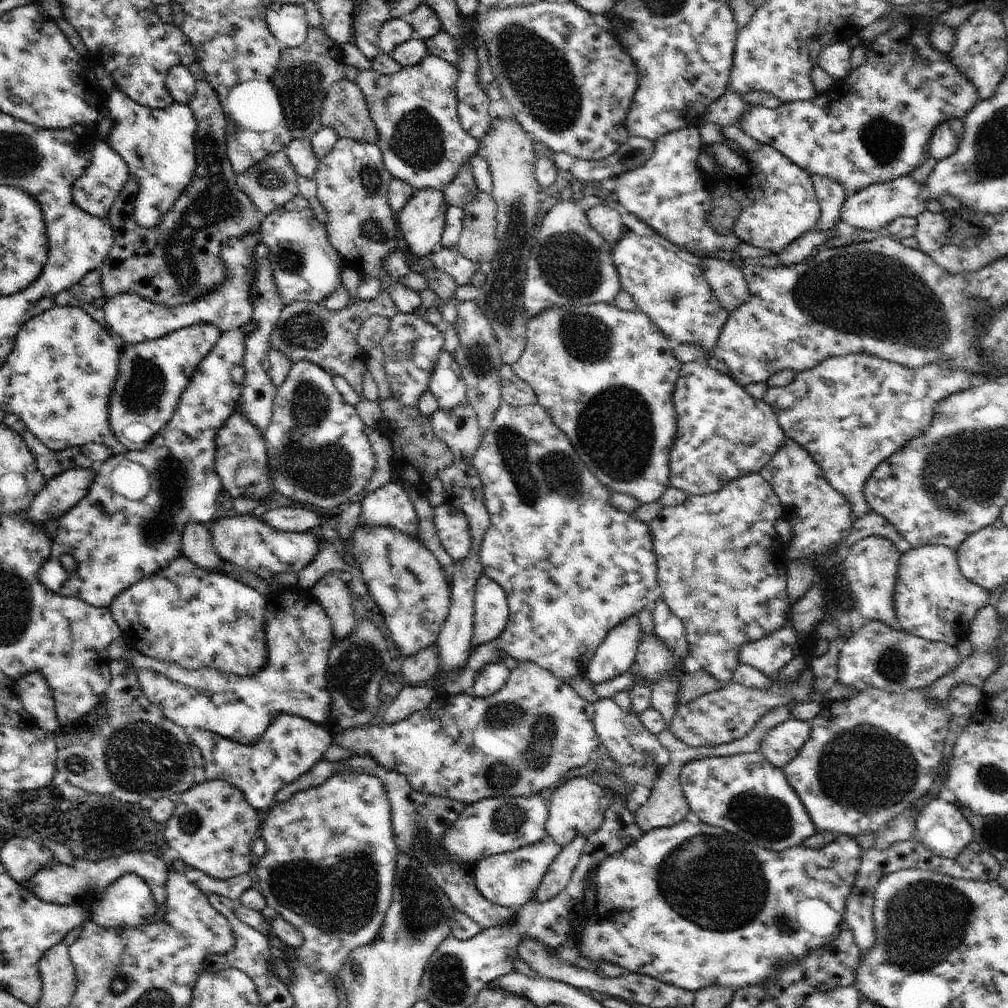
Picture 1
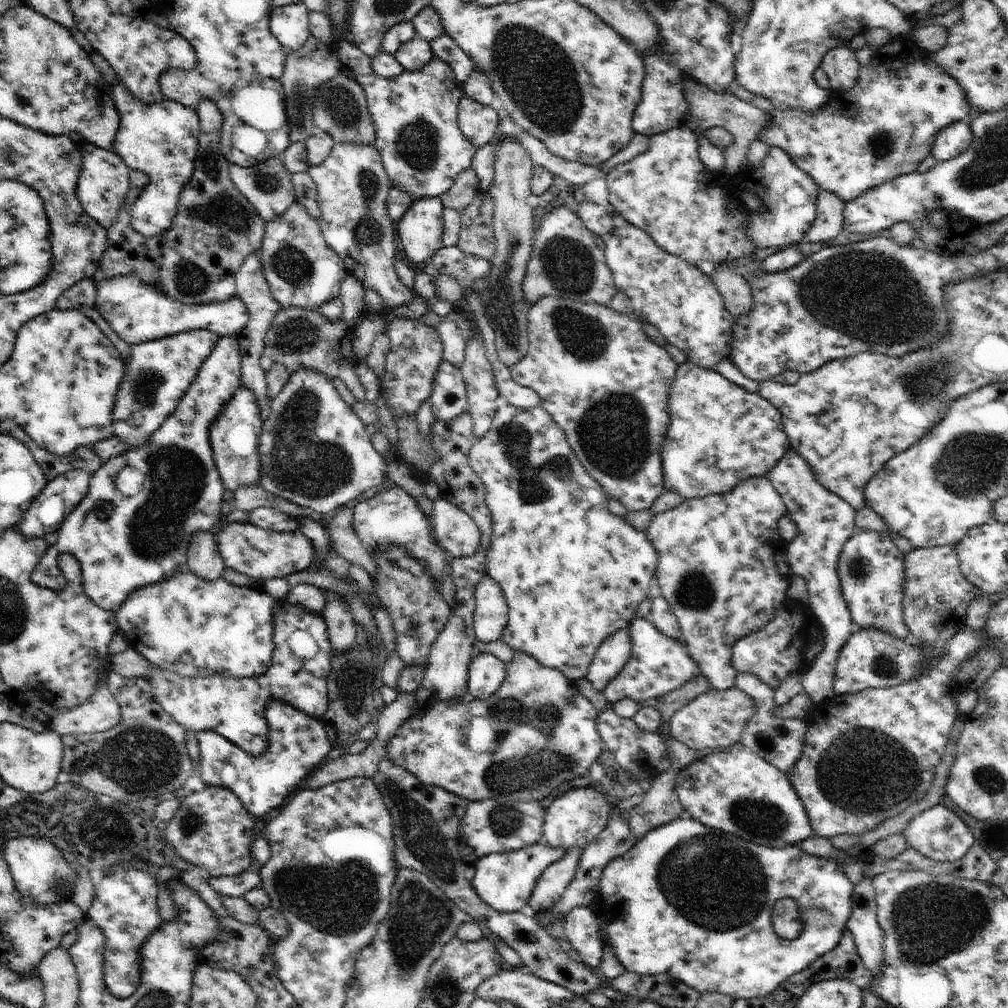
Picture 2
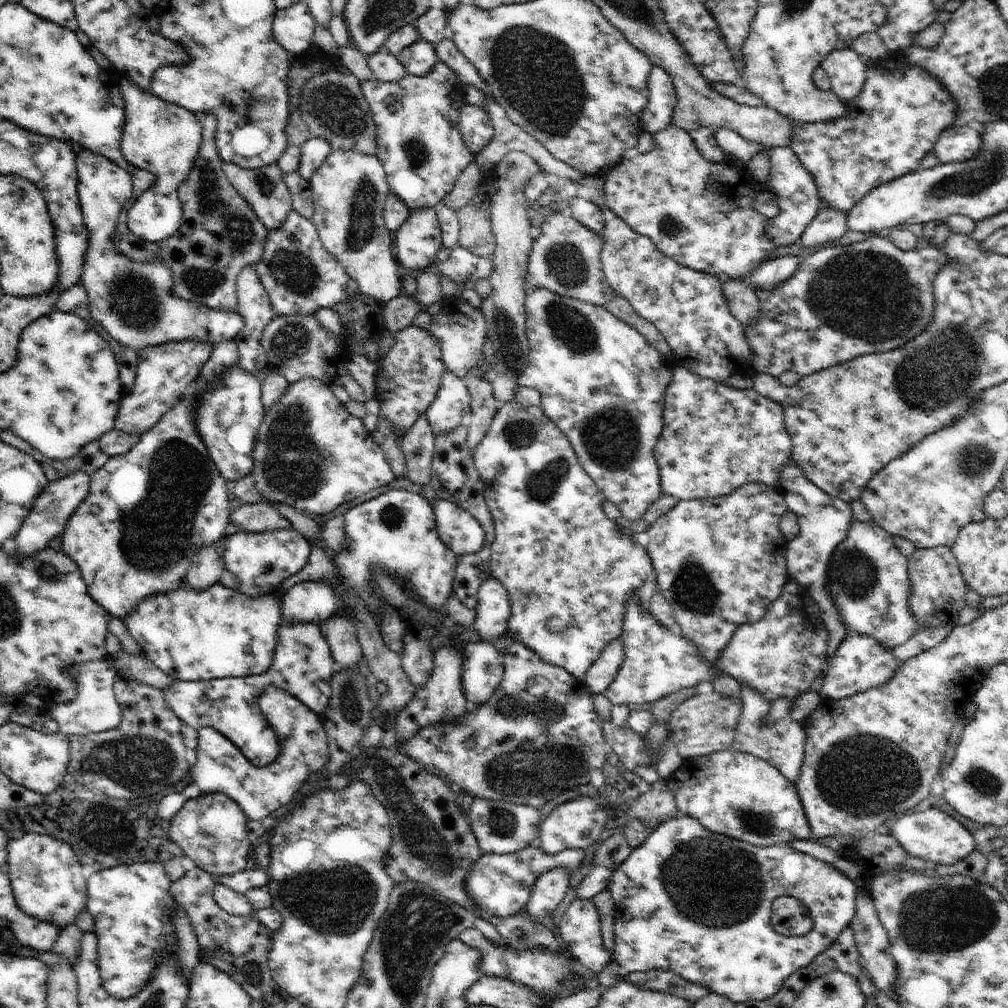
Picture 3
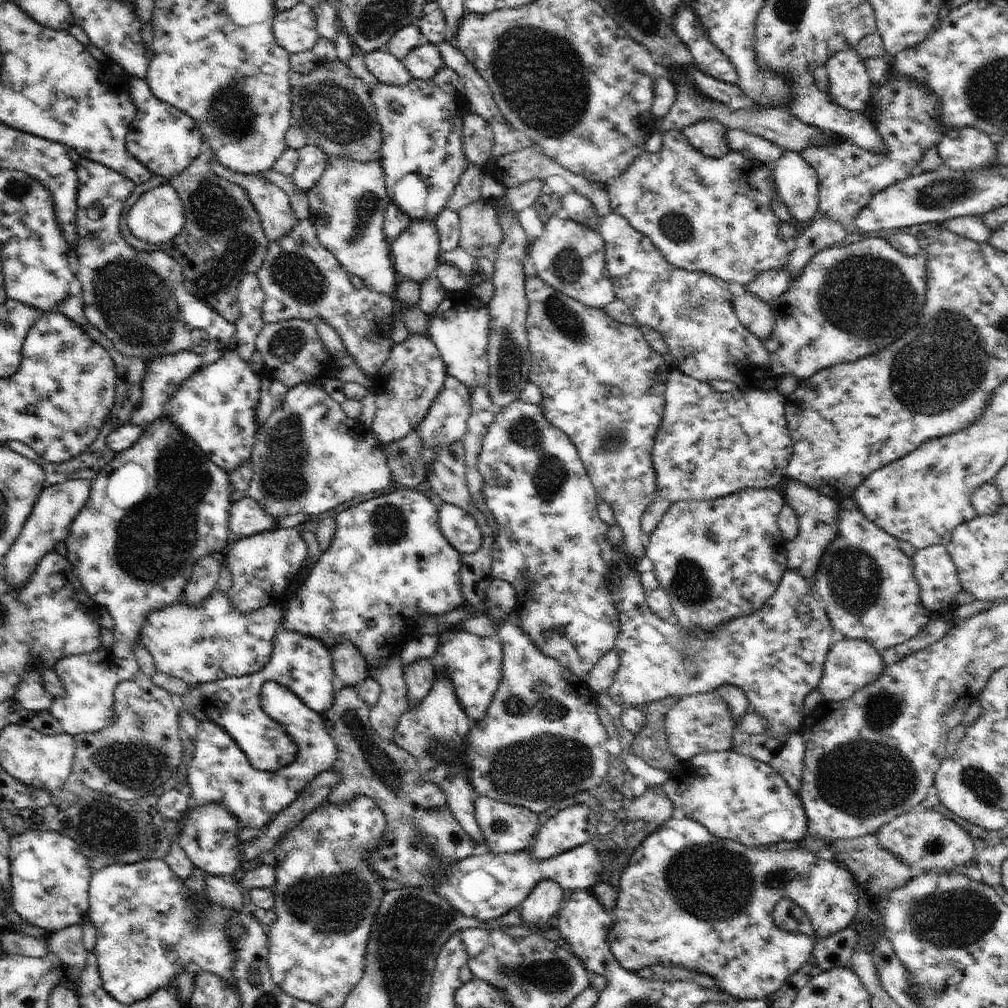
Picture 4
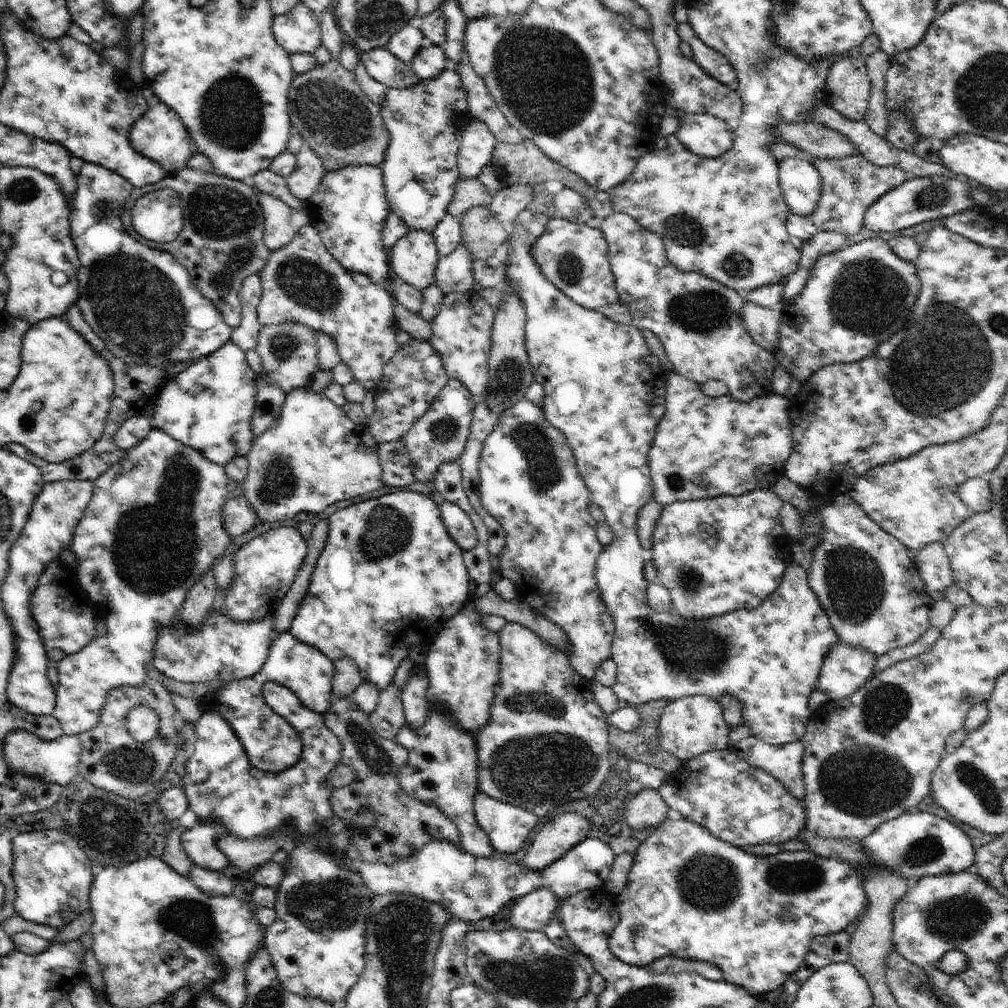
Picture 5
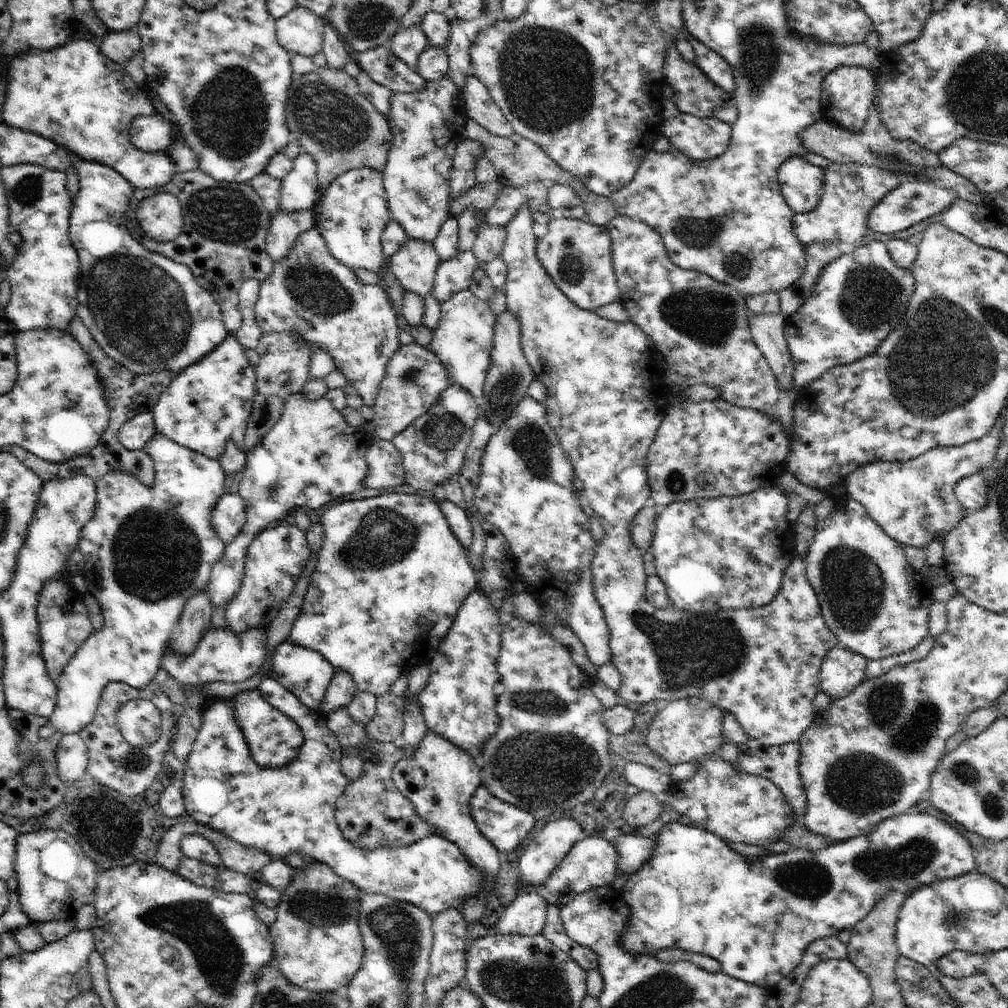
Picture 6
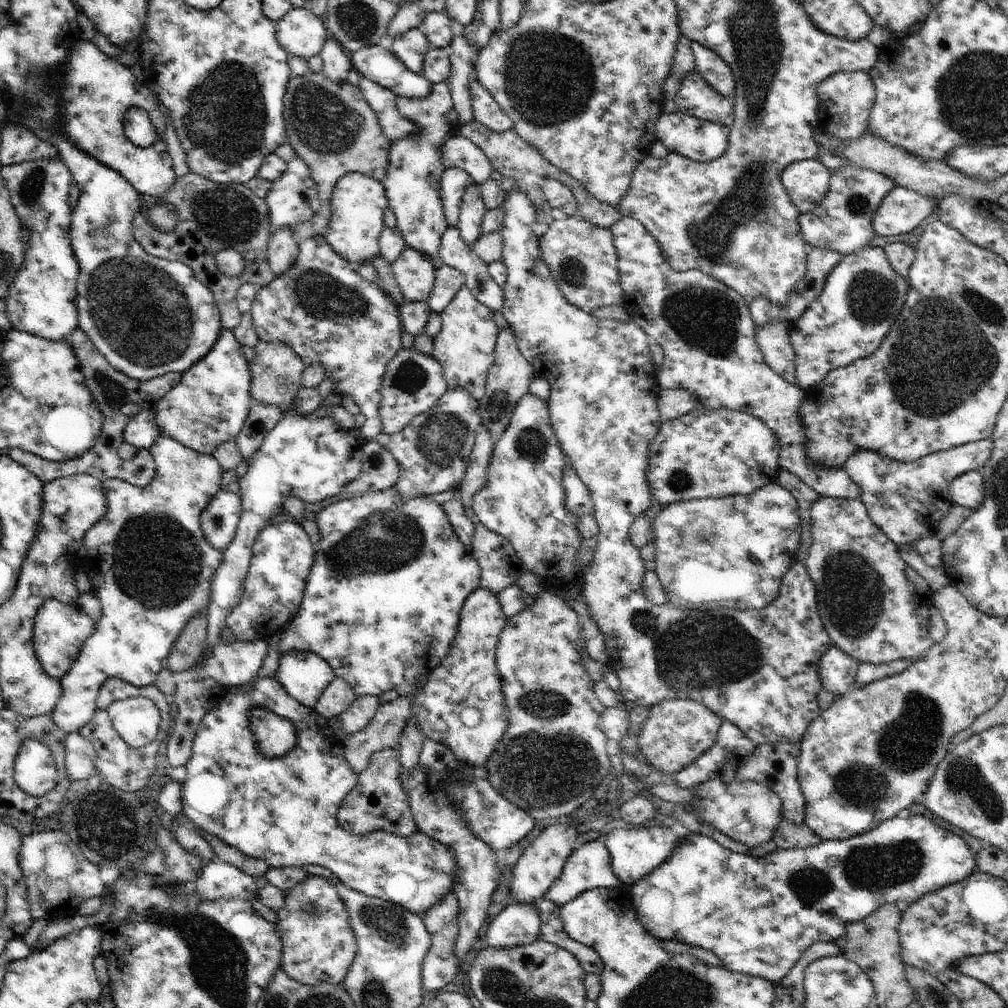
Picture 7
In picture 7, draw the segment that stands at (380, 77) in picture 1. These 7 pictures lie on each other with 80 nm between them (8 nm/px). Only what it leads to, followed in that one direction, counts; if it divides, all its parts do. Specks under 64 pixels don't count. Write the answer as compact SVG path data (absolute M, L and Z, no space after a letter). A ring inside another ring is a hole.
M442 81L433 84L430 94L422 98L397 97L396 108L405 119L414 123L416 130L408 136L393 140L389 148L386 174L381 183L407 246L431 256L434 266L438 268L442 266L438 247L442 233L448 227L441 193L441 176L447 168L443 163L441 147L448 139L460 134L462 127L454 108L450 83Z

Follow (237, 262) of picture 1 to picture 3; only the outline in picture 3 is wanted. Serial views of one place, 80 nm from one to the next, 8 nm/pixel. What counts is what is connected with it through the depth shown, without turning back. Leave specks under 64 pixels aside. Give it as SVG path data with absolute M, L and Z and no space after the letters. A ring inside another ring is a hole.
M86 149L77 154L77 173L79 203L86 226L91 232L81 283L86 287L90 314L94 320L97 320L112 338L135 351L172 341L200 339L214 346L216 343L232 340L245 323L237 308L236 311L223 311L181 299L172 292L171 270L166 265L160 262L139 263L117 253L111 241L111 234L116 230L122 209L126 209L134 198L132 174L104 155Z

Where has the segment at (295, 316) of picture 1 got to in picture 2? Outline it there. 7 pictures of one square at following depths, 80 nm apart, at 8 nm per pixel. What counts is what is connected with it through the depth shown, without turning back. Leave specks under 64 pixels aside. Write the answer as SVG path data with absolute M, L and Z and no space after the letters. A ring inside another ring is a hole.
M283 308L280 312L276 313L273 323L270 325L265 336L265 354L271 356L274 361L282 363L290 375L300 367L306 367L321 372L332 380L333 378L340 378L350 389L355 399L357 401L363 401L365 399L365 388L361 385L358 373L356 372L356 366L358 366L359 360L353 351L354 328L354 326L350 326L342 317L335 321L329 321L326 316L321 315L319 309Z

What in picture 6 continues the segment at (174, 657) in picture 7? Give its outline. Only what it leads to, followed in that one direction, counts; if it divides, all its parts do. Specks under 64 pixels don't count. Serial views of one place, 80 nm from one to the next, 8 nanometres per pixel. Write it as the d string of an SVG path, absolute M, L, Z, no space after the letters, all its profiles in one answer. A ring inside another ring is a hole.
M207 588L195 592L194 596L186 601L170 649L183 655L189 655L195 651L202 635L212 628L210 622L212 606L213 602Z

